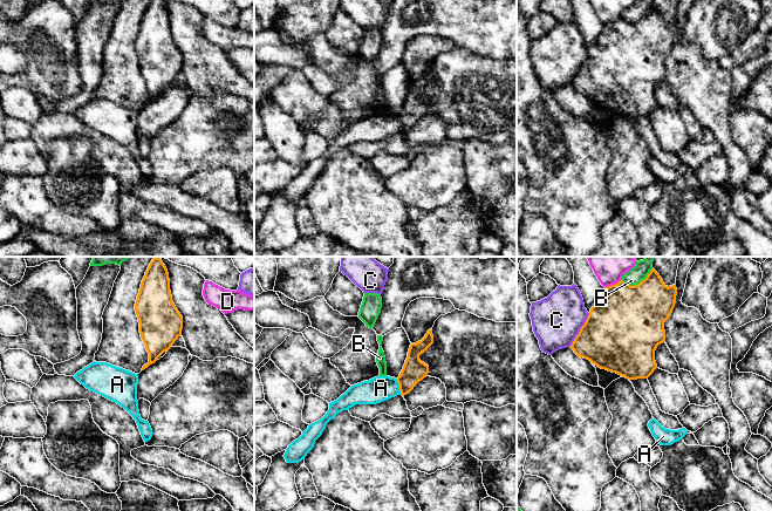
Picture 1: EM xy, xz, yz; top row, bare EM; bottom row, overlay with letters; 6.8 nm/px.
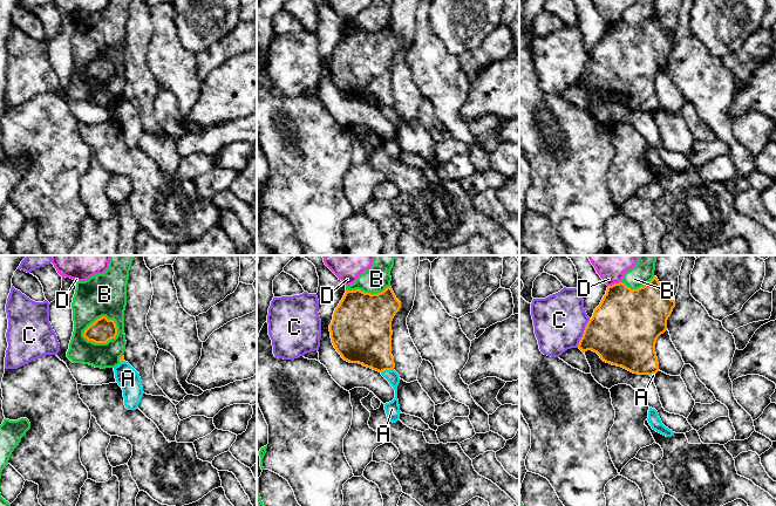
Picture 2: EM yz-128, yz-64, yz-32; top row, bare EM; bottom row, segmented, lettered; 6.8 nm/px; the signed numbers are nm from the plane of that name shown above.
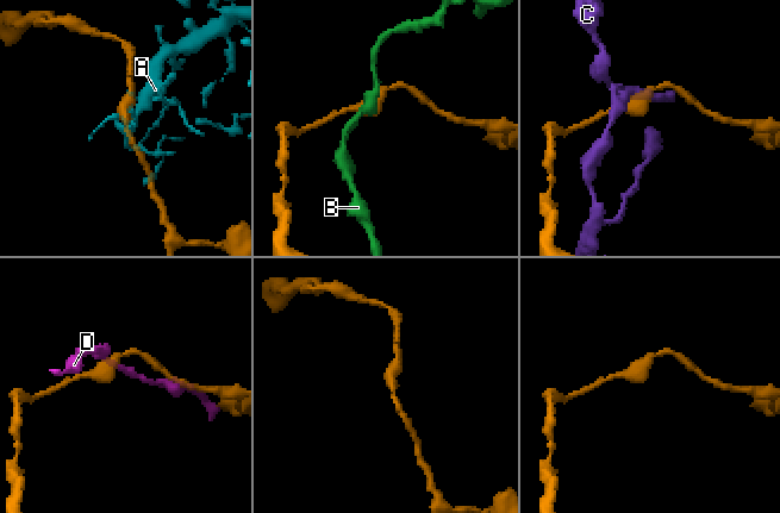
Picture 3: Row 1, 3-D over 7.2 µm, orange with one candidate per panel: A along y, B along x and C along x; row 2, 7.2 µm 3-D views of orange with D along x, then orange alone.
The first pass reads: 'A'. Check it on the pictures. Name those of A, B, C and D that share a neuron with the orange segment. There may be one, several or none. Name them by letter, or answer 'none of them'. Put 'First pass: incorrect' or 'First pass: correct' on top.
First pass: incorrect
none of them

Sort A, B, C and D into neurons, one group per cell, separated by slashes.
A / B / C / D

